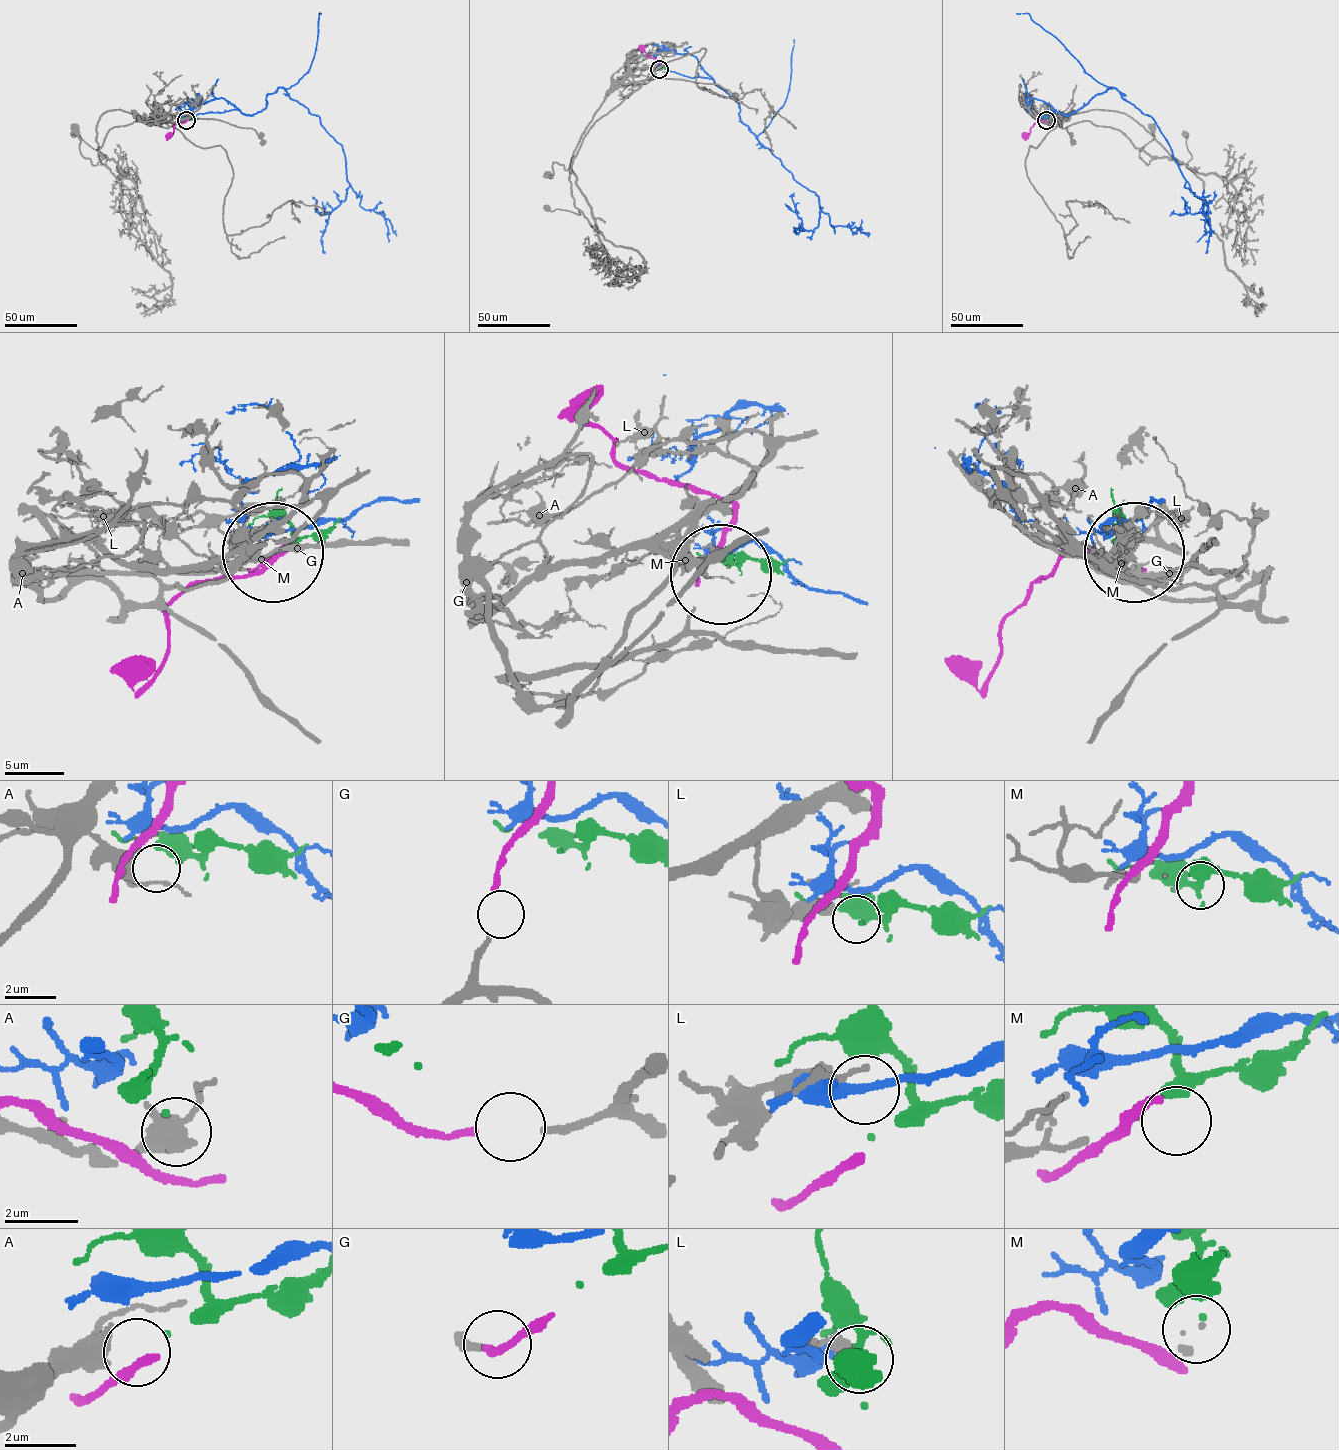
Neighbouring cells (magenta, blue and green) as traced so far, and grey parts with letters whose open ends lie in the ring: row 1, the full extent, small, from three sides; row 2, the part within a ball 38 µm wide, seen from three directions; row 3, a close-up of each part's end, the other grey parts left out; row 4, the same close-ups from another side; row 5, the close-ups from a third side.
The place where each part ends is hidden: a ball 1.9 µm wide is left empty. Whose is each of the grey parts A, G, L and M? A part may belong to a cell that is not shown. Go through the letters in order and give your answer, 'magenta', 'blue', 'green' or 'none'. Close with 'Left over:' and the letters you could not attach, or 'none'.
A: green
G: magenta
L: none
M: none
Left over: L, M

